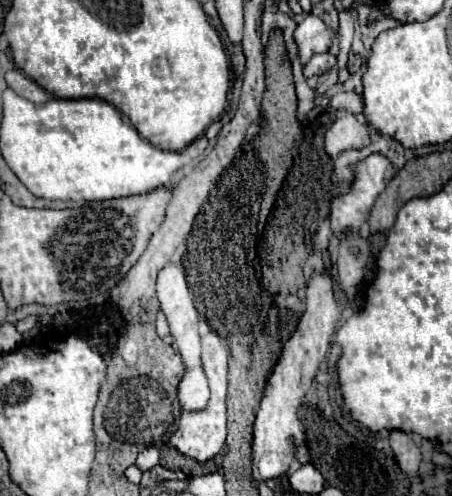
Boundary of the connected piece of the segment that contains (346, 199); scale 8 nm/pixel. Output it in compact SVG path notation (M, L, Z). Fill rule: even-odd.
M372 153L368 155L366 159L358 161L354 167L354 183L350 187L350 191L346 195L338 195L332 199L332 207L330 207L330 221L332 221L332 231L334 233L340 233L344 229L352 229L354 233L360 231L362 223L366 221L368 213L370 213L370 207L374 205L374 199L376 195L388 185L388 181L394 177L394 167L390 163L390 159L382 153Z

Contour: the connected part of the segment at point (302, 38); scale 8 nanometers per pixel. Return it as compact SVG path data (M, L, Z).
M308 13L306 19L296 27L294 39L300 51L300 63L306 65L312 55L326 53L330 49L334 31L320 17Z

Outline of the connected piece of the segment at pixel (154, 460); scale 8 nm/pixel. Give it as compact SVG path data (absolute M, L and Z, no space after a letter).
M146 447L144 451L138 453L138 459L136 459L136 467L140 471L148 471L152 467L158 465L158 459L160 459L160 453L156 447Z

